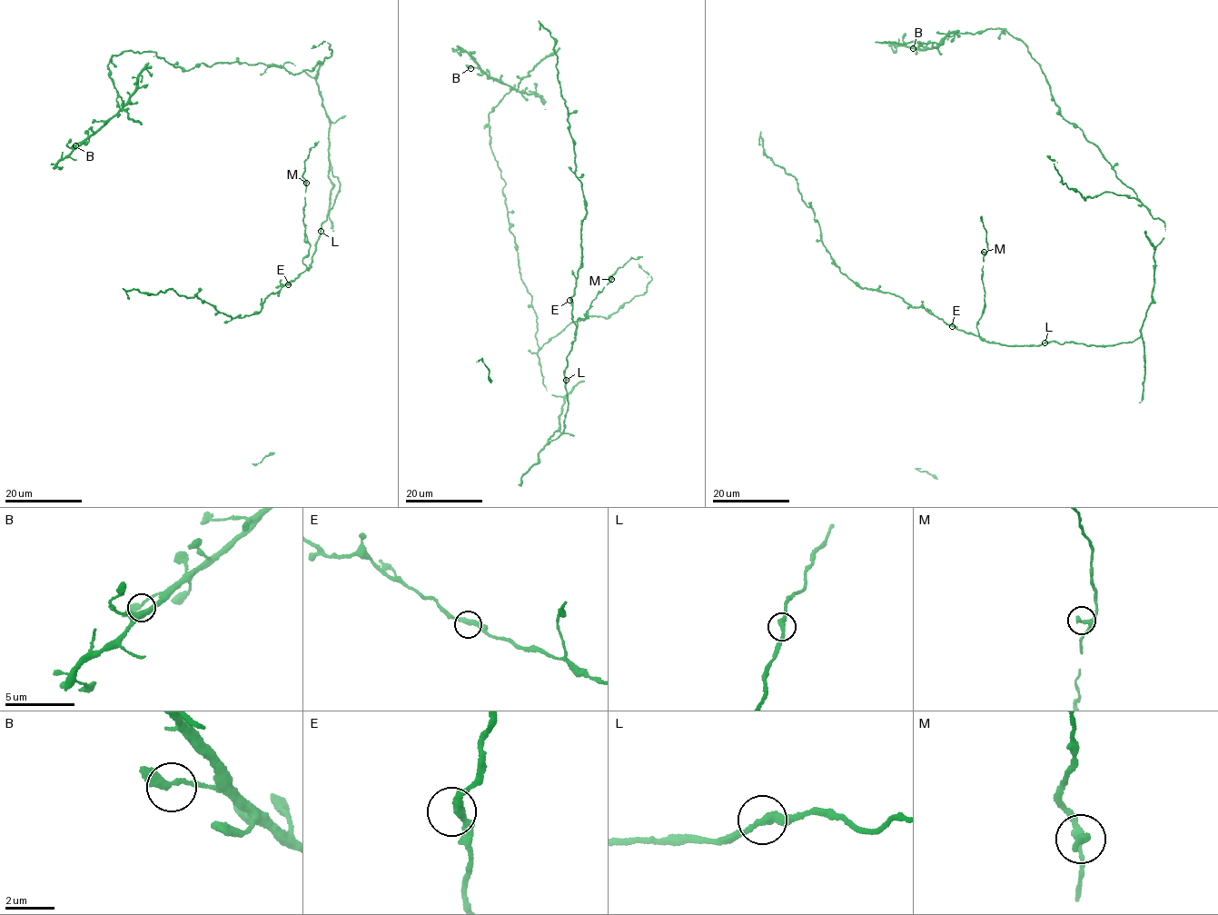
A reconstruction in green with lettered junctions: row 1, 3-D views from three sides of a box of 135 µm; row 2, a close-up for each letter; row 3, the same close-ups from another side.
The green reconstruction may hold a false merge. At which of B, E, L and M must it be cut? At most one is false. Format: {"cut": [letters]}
{"cut": []}

